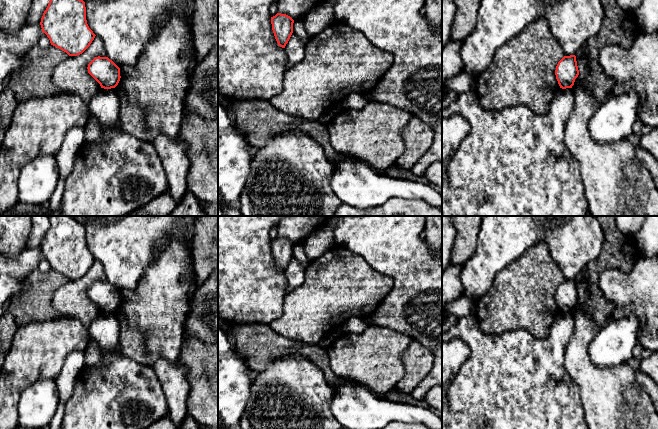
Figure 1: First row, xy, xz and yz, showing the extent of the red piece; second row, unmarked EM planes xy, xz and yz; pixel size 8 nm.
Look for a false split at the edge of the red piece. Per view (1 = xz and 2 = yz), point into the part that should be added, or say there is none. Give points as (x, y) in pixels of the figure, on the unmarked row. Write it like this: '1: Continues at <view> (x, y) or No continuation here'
1: No continuation here
2: No continuation here

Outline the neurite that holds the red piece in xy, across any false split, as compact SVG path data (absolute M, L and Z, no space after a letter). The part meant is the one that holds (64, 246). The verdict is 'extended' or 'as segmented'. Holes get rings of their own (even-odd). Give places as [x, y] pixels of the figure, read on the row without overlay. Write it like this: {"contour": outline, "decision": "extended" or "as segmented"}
{"contour": "M72 216L48 217L50 225L40 246L42 256L47 259L51 269L66 276L69 280L82 278L96 260L87 248L85 226Z", "decision": "as segmented"}

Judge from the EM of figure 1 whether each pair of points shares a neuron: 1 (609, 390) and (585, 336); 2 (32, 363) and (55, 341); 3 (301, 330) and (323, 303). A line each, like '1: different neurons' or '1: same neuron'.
1: same neuron
2: same neuron
3: same neuron

